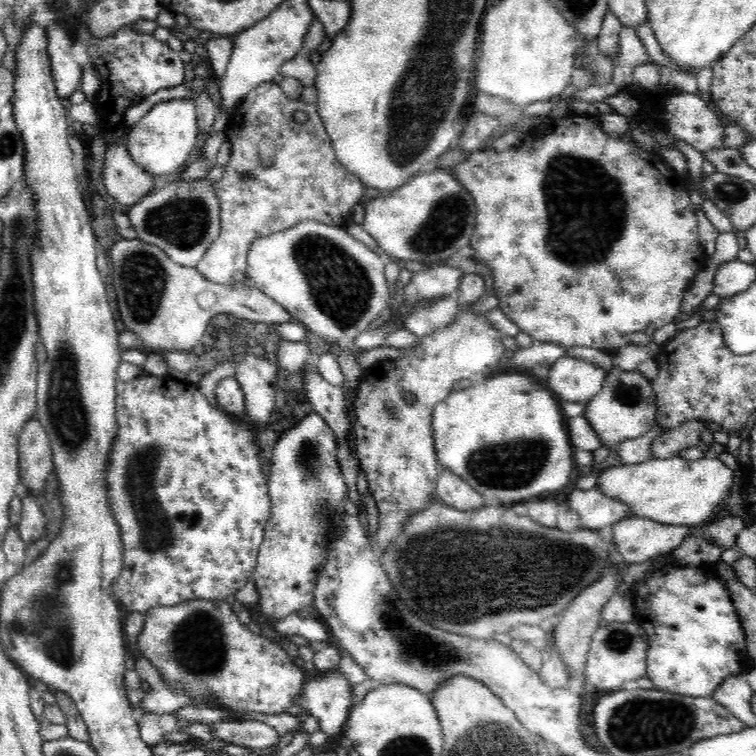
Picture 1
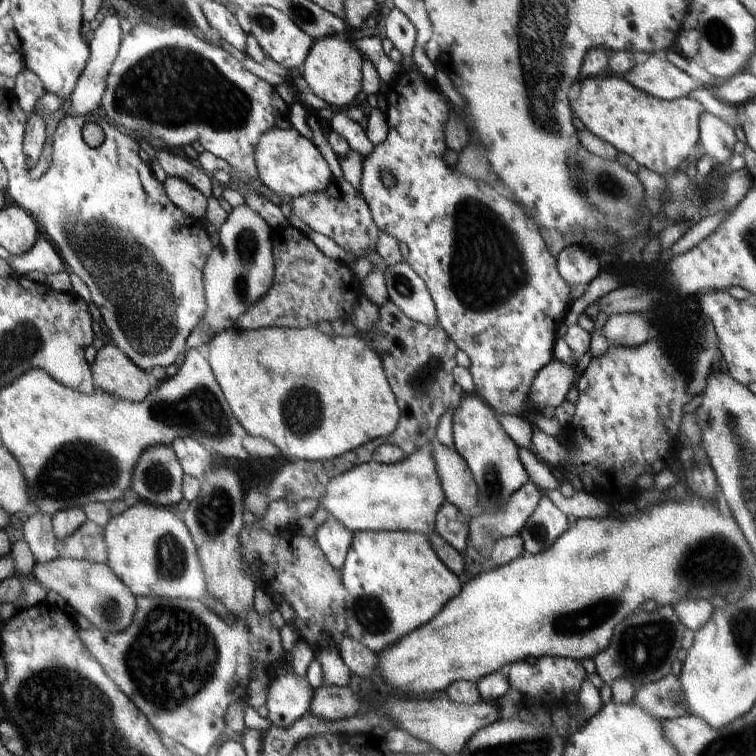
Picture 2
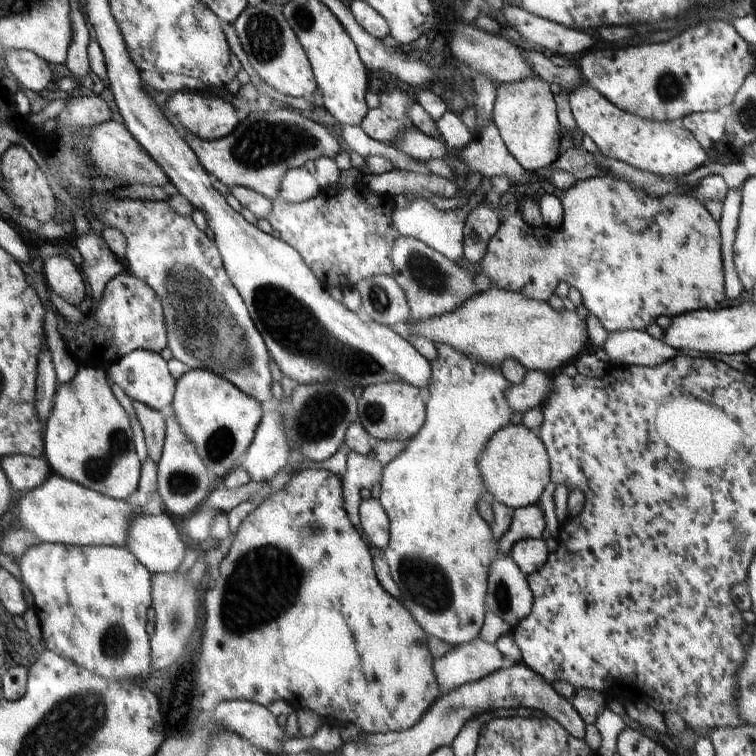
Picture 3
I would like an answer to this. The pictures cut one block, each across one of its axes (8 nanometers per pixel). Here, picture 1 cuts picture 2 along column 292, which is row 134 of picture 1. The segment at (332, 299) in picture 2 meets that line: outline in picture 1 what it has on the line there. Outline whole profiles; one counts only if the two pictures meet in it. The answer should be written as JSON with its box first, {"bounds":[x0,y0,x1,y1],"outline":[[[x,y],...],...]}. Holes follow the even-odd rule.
{"bounds":[197,83,367,284],"outline":[[[278,83],[256,86],[229,120],[225,129],[232,155],[222,180],[213,184],[220,203],[221,231],[197,264],[200,274],[216,284],[232,283],[236,272],[246,274],[248,250],[258,238],[300,222],[345,226],[367,189],[338,161],[317,103],[290,100]]]}

